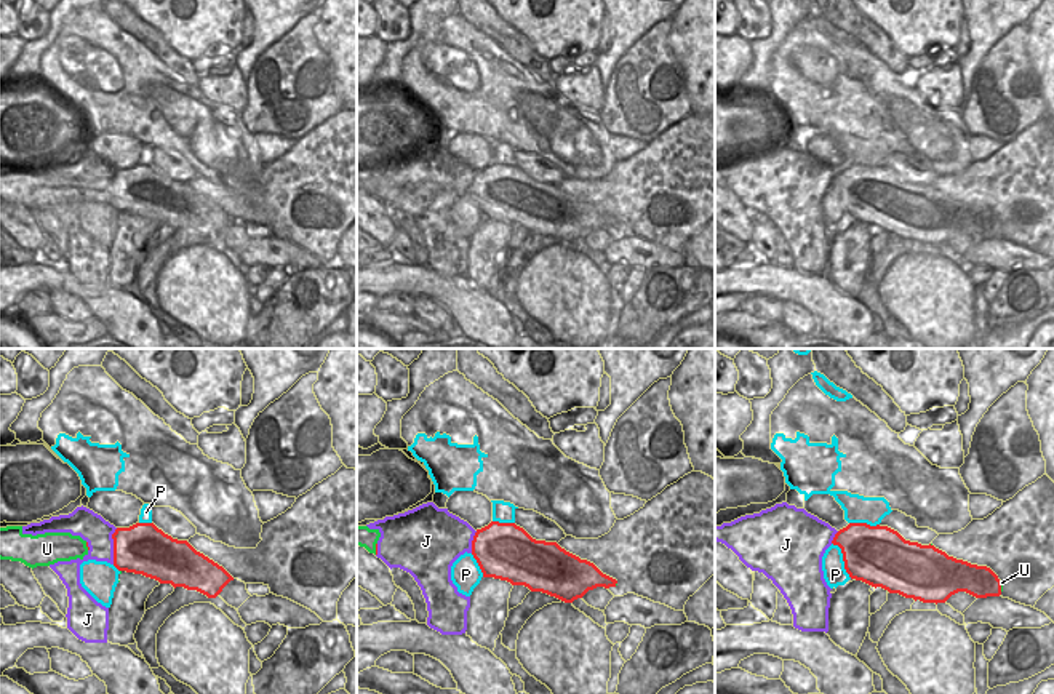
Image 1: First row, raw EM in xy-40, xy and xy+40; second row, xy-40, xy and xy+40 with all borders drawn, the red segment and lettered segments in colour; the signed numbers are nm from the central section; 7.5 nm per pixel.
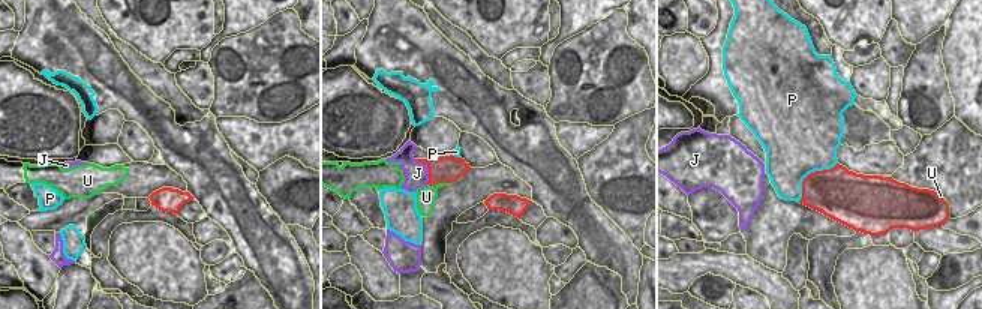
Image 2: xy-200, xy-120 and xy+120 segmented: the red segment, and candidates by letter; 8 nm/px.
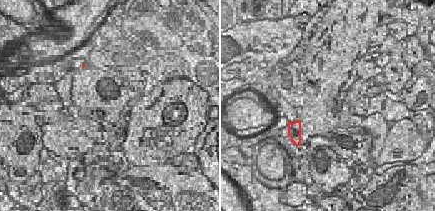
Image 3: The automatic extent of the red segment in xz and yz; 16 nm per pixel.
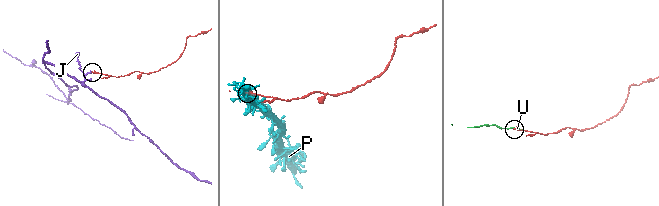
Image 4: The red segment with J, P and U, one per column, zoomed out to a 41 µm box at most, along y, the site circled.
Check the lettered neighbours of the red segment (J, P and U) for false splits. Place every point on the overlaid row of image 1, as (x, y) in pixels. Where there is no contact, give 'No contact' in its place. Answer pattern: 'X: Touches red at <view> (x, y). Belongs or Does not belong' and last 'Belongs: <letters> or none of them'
J: Touches red at xy-40 (114, 546). Does not belong
P: Touches red at xy+40 (843, 560). Does not belong
U: Touches red at xy (376, 549). Belongs
Belongs: U

